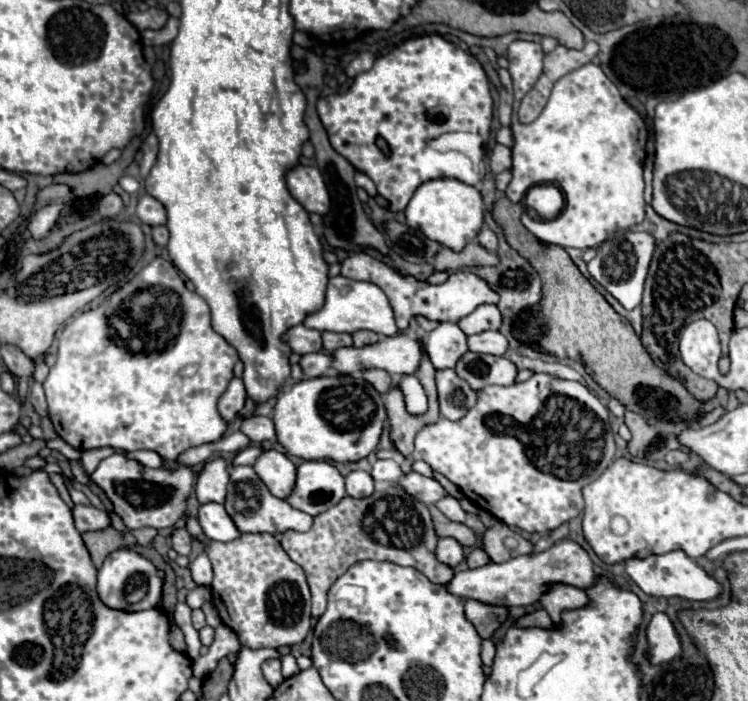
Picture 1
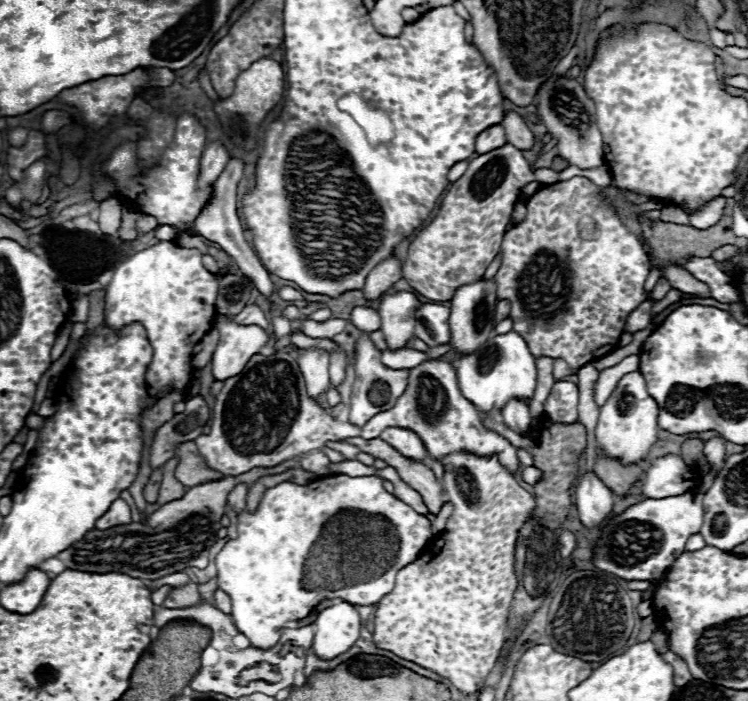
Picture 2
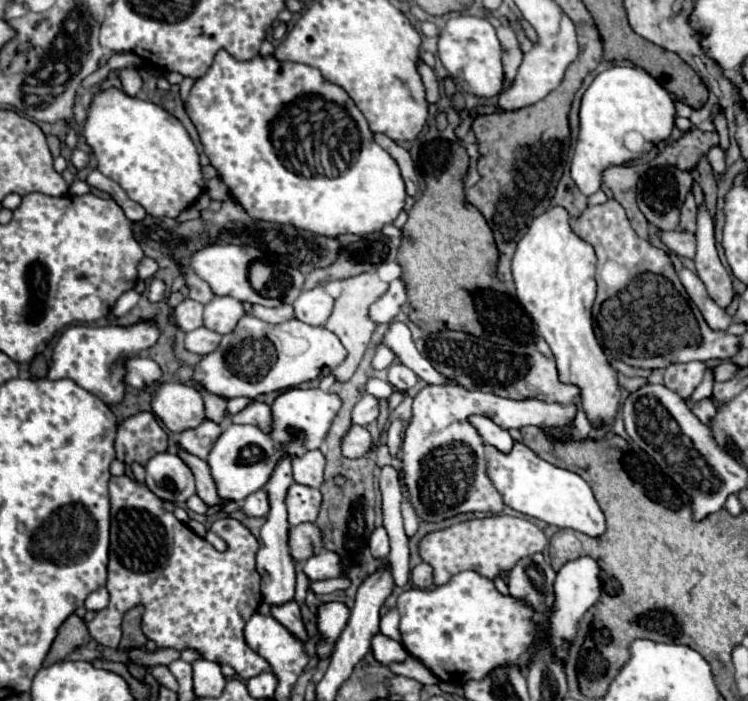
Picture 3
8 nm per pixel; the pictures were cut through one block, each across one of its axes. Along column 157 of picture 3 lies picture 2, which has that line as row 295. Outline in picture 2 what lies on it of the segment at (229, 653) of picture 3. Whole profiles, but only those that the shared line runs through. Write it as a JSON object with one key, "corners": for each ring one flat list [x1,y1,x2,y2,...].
{"corners":[[582,176,540,186,526,202,526,218,504,234,500,246,502,264,494,278,498,282,498,300,512,302,514,330,526,338,534,356,562,358,574,372,616,350,626,318,646,300,644,282,650,272,650,260,642,244,626,230,612,208,598,202,596,192,596,184]]}

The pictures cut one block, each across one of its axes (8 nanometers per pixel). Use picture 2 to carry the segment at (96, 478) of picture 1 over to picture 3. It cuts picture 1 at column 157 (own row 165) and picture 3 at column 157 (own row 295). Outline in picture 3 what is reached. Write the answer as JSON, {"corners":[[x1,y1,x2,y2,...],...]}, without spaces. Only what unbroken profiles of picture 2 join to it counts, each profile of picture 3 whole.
{"corners":[[138,412,118,426,116,458,128,466,134,462,146,466,148,458,166,452,168,444,168,434,156,416,152,412]]}

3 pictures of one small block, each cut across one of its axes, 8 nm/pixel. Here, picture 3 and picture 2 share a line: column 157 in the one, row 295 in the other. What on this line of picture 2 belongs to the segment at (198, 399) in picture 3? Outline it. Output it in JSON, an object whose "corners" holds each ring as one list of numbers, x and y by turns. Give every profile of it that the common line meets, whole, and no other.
{"corners":[[396,292,382,296,380,300,380,332,388,344,388,350,406,348,416,324,416,310,422,306,414,292]]}

